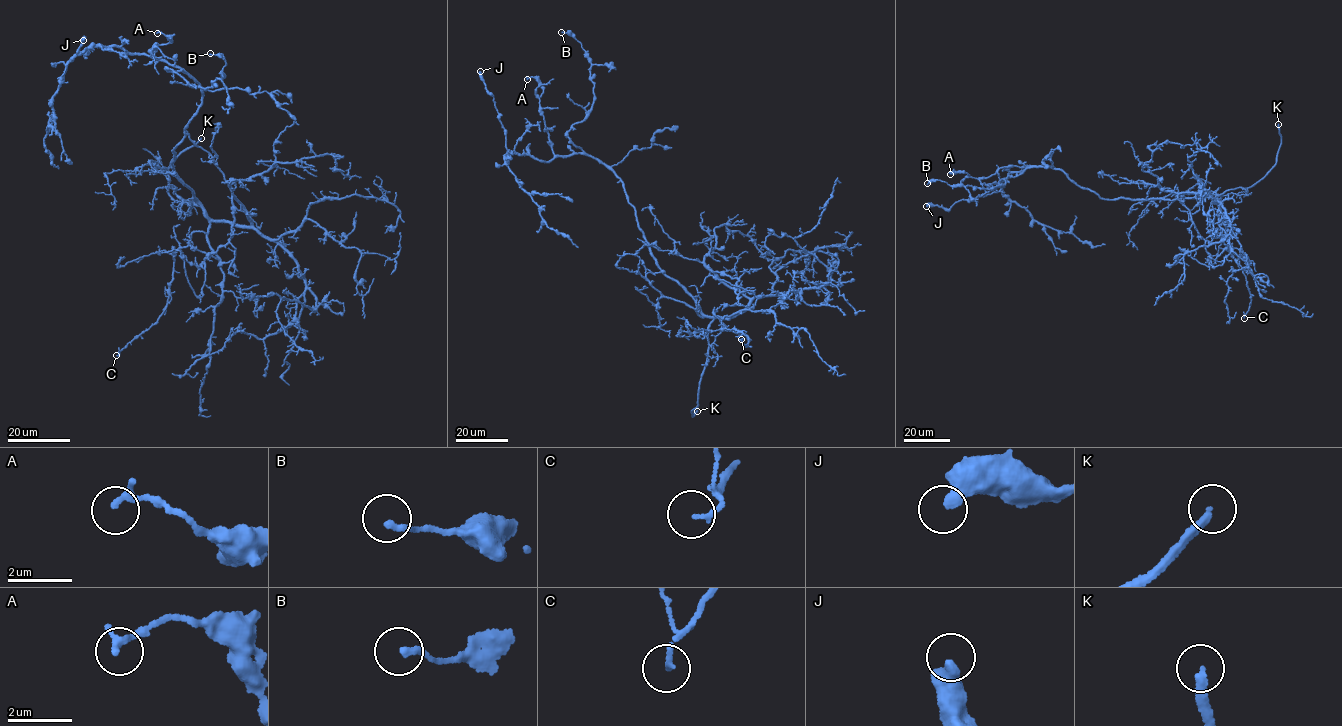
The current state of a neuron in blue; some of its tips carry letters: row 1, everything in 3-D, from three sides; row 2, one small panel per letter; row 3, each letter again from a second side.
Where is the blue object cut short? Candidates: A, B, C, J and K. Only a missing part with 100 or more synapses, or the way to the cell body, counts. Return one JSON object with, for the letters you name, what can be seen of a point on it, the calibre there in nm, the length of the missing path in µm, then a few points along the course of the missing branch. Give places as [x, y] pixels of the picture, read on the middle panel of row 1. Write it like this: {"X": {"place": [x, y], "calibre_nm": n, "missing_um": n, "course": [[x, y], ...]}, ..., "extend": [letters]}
{"K": {"place": [697, 411], "calibre_nm": 240, "missing_um": 25}, "extend": ["K"]}

